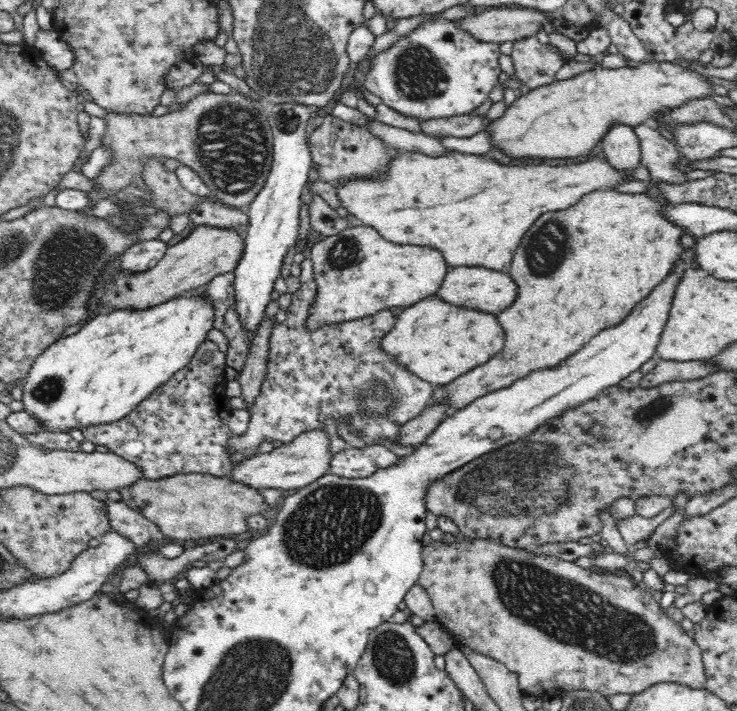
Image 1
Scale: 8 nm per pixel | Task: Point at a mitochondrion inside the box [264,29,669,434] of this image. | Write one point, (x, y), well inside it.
(419, 76)

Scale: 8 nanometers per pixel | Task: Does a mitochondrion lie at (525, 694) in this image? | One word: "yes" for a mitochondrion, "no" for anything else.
no

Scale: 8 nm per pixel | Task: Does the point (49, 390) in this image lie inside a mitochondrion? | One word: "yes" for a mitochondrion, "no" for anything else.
yes

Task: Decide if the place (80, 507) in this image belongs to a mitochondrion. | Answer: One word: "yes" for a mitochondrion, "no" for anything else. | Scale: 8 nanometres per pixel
no

